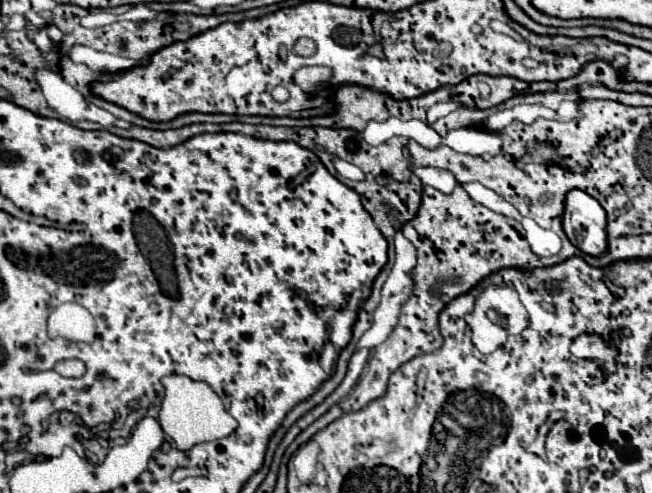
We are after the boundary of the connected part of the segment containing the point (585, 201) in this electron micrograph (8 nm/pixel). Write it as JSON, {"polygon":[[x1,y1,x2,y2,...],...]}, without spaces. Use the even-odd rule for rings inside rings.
{"polygon":[[570,189,564,199,562,227,568,239,588,255,606,251,606,211,602,205,580,189]]}

